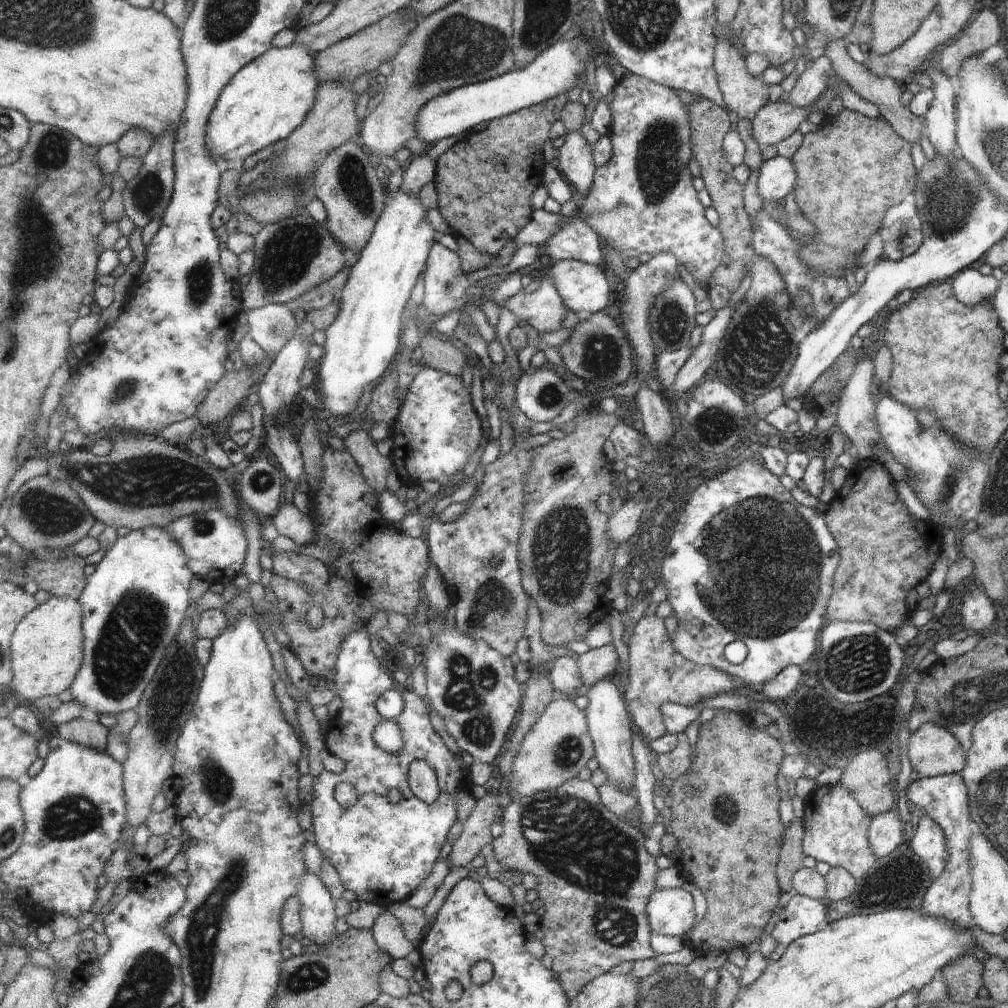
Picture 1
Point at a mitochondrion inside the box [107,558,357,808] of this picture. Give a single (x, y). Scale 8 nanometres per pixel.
(169, 698)

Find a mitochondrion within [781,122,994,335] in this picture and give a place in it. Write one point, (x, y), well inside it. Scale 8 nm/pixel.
(951, 199)

